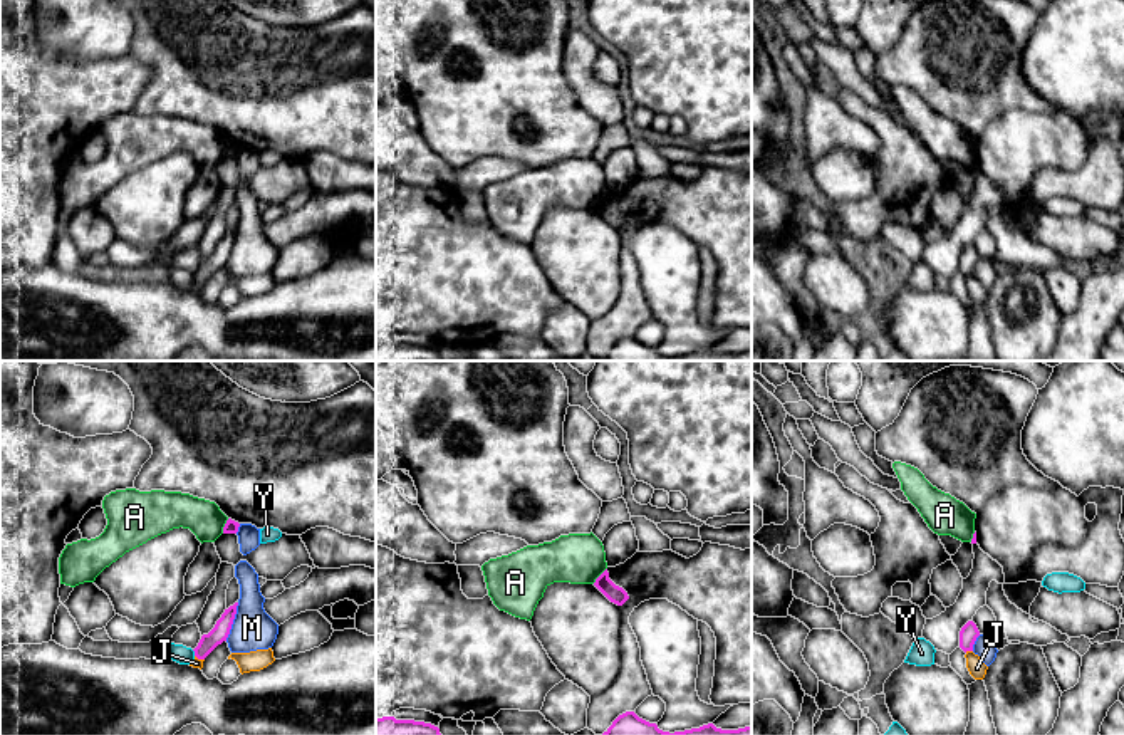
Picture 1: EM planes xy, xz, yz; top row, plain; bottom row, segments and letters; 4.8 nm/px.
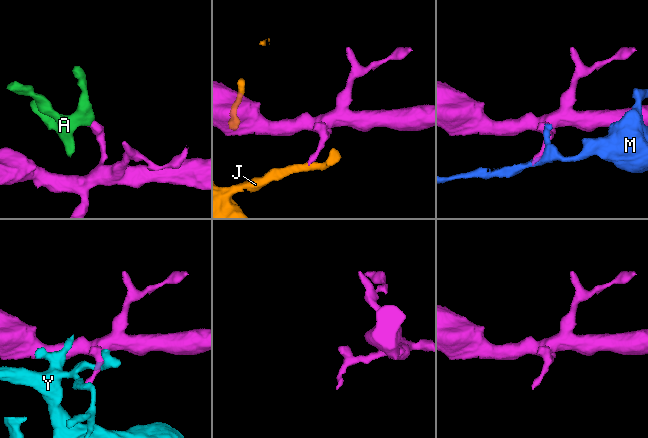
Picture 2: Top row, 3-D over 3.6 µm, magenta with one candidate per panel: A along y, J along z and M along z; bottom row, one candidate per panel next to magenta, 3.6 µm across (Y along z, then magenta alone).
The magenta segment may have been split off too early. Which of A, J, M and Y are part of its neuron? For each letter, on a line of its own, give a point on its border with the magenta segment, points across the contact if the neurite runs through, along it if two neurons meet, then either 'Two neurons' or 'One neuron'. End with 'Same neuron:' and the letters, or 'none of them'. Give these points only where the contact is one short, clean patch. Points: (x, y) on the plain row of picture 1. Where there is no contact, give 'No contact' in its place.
A: Touches magenta at xz (599, 200). Boundary: xz (606, 192), (593, 207). Two neurons
J: Touches magenta at yz (968, 274). Two neurons
M: Touches magenta at xy (232, 245). Two neurons
Y: Touches magenta at xy (195, 277). Two neurons
Same neuron: none of them

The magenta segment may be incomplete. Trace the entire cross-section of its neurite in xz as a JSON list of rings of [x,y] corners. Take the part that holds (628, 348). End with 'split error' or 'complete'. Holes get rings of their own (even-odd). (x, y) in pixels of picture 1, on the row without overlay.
[[[626,336],[597,361],[752,361],[752,349],[738,354],[721,354],[708,347],[700,352],[669,357],[659,354],[656,347],[639,342],[634,336]]]; complete

